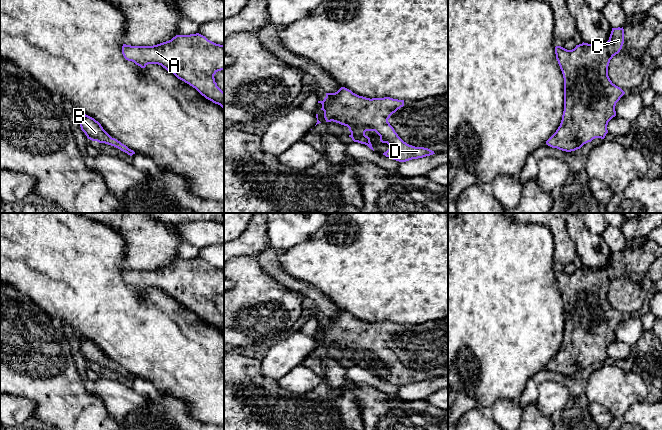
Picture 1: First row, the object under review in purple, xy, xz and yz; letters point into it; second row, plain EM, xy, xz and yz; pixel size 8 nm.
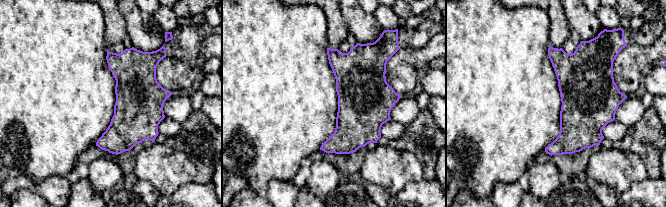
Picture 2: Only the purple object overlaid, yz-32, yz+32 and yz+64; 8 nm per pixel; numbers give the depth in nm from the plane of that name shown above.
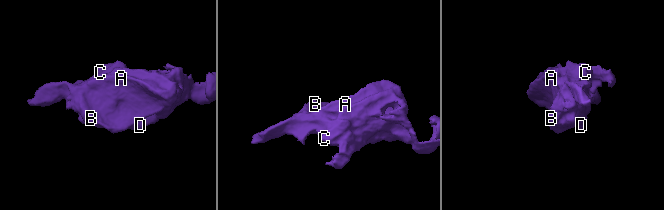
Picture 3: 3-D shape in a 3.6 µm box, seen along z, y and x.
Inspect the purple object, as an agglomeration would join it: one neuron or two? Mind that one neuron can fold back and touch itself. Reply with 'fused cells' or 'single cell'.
single cell

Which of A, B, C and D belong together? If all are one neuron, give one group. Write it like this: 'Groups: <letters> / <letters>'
Groups: A B C D

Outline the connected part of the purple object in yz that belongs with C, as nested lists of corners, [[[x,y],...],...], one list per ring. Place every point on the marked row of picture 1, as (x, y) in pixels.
[[[612,28],[605,44],[582,43],[572,50],[555,47],[555,54],[564,78],[564,111],[560,126],[546,141],[552,148],[571,152],[595,138],[604,139],[608,122],[616,116],[615,106],[625,92],[608,76],[610,60],[620,52],[624,43],[624,29]]]

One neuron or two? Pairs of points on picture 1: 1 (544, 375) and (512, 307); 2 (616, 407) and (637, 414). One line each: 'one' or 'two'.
1: two
2: two

